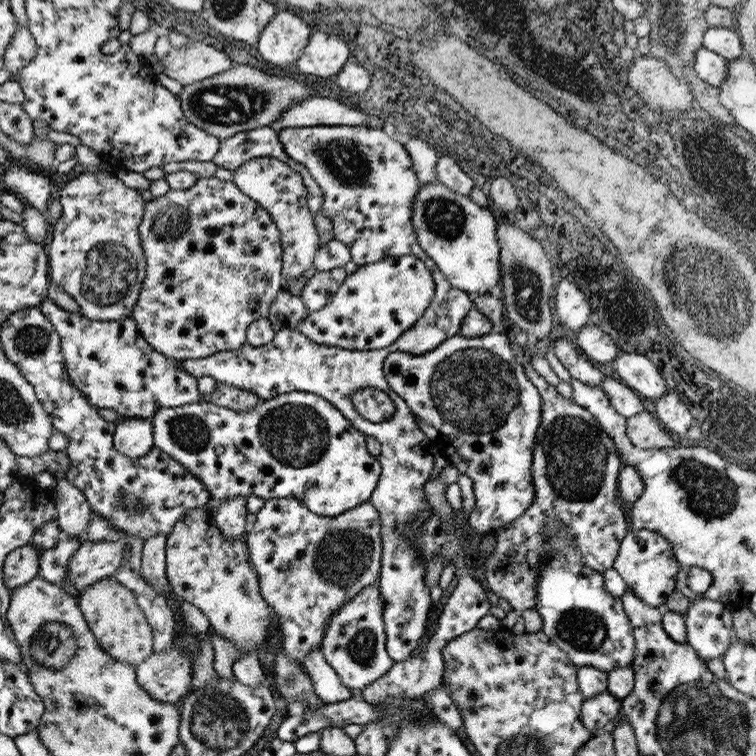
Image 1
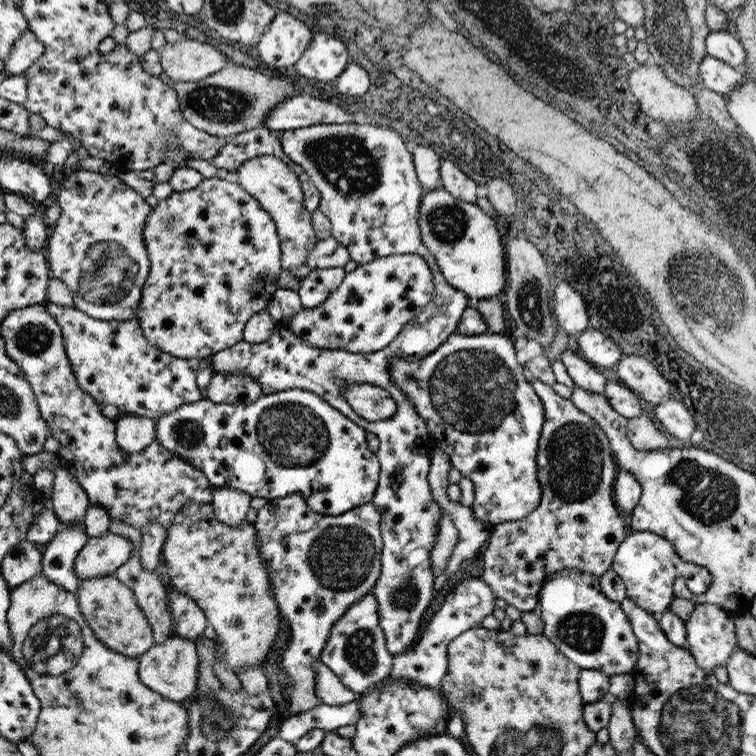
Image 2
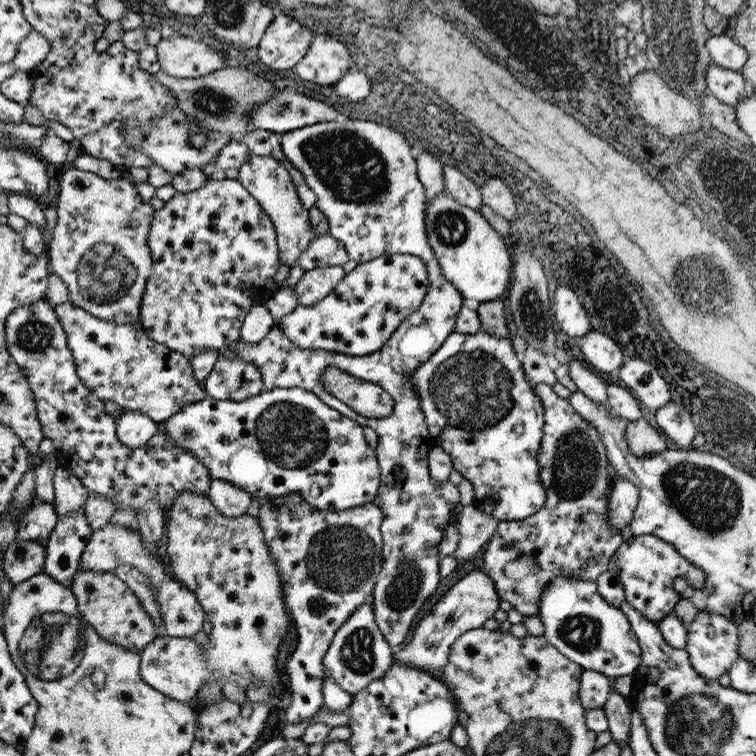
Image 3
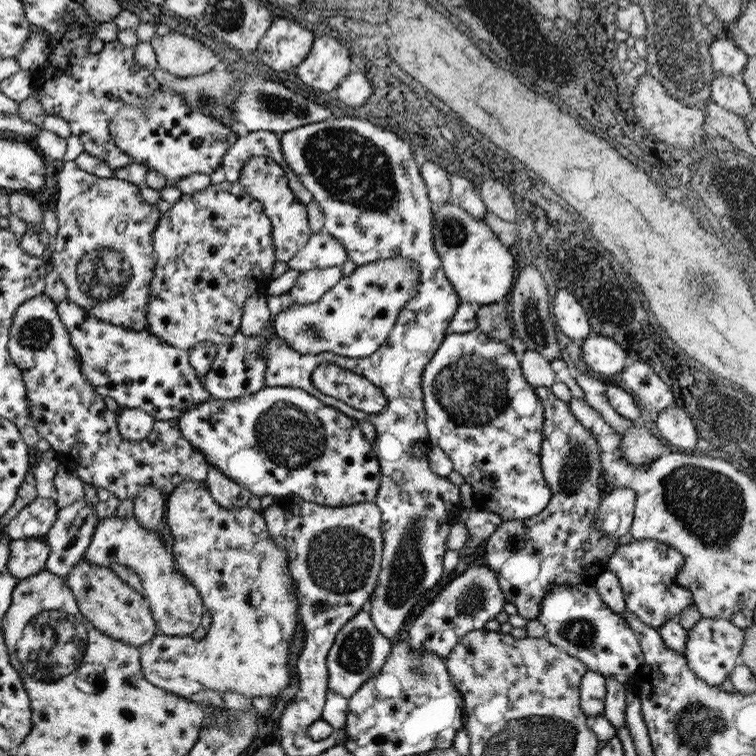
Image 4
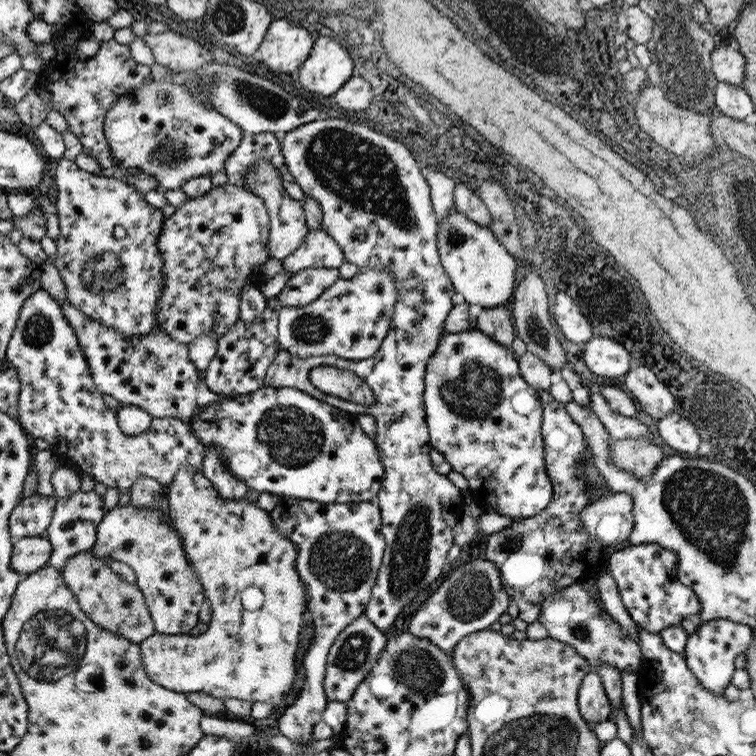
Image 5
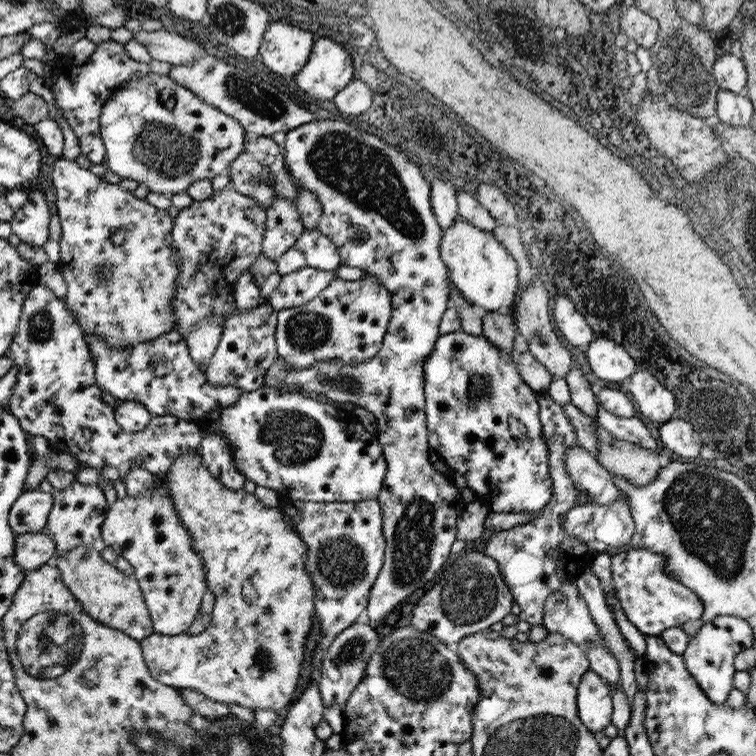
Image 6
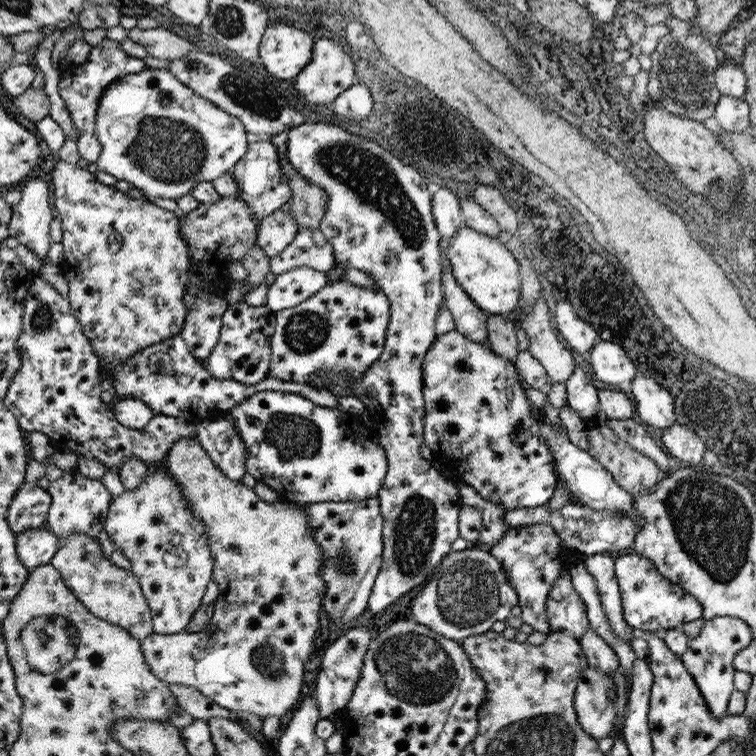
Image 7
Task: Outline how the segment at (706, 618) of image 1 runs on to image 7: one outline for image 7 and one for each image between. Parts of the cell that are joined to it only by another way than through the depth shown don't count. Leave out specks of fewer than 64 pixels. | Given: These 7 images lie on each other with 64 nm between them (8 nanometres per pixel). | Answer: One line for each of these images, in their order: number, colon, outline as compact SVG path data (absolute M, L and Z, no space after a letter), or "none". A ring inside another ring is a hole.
2: M697 604L687 622L687 644L685 648L693 654L703 668L703 672L711 674L713 668L725 666L735 650L735 632L733 622L727 612L713 604Z
3: M697 612L693 622L687 626L687 634L687 646L683 650L689 652L691 668L695 668L699 676L717 680L719 676L727 674L729 668L733 668L737 660L737 628L727 618L723 618L721 614Z
4: M701 618L687 634L687 646L683 650L683 656L687 658L687 666L691 672L695 672L697 678L705 680L709 686L719 688L725 678L731 676L735 658L741 656L743 646L743 630L735 628L733 622L727 622L723 618Z
5: M709 620L695 628L681 656L687 660L687 670L695 674L695 678L701 682L703 688L711 690L717 696L723 696L725 686L731 684L733 678L733 660L737 660L737 656L749 648L751 640L753 640L753 630L749 630L745 624L729 620Z
6: M719 616L711 622L705 622L691 642L687 644L687 650L683 652L683 660L691 676L697 680L699 688L717 704L723 706L727 702L729 692L733 690L733 670L731 662L735 662L735 656L739 656L743 650L753 646L753 630L747 622L731 618L731 616Z
7: M719 616L715 620L707 620L703 624L699 634L693 640L689 640L687 652L681 656L683 666L687 666L691 678L697 682L697 686L705 698L709 710L717 718L721 718L727 712L729 696L733 692L733 680L735 680L733 674L737 670L733 670L735 666L731 666L731 658L735 658L737 652L747 648L749 644L751 644L751 630L747 628L745 622L727 618L727 616Z

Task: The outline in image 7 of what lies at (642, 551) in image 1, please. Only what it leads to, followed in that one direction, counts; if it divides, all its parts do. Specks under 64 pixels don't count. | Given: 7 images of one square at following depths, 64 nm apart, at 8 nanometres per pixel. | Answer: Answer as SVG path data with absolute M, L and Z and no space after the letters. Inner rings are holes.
M627 552L627 554L613 556L613 560L615 560L613 572L619 584L623 620L631 630L637 630L641 634L643 632L663 634L665 630L675 630L675 628L681 628L681 624L685 622L693 622L701 618L703 610L697 604L697 600L693 600L689 592L685 592L679 584L673 584L671 580L661 576L653 568L653 562L649 558L635 552Z

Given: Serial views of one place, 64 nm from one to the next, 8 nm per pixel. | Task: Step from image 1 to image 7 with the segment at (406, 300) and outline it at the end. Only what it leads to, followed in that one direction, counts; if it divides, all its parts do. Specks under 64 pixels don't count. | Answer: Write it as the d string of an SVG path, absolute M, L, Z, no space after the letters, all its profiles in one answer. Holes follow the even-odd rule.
M347 280L327 284L317 294L303 300L301 304L279 310L275 314L275 332L269 340L271 362L269 362L269 372L265 378L277 378L283 382L297 382L297 384L305 384L305 386L327 386L329 388L329 382L325 378L327 372L335 372L335 374L347 372L349 380L357 382L363 376L365 368L375 364L375 360L379 360L379 356L383 352L389 316L391 316L389 298L379 288L365 290L361 286L349 284Z

